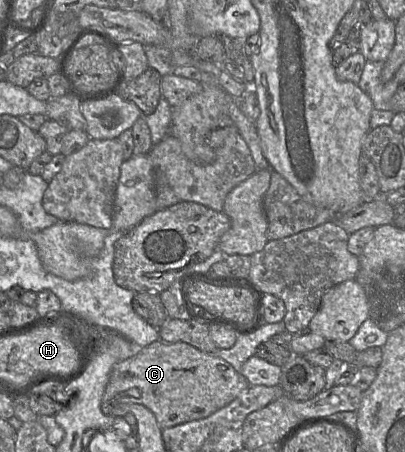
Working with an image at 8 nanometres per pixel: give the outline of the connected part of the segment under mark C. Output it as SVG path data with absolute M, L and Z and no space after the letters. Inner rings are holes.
M160 339L156 342L151 343L143 348L137 348L137 353L132 357L120 361L114 365L108 383L105 387L105 391L101 401L101 411L103 414L109 416L114 415L114 410L125 404L141 404L149 409L155 416L158 425L161 429L170 428L179 424L187 423L194 420L199 420L210 416L221 408L227 406L234 399L236 399L244 390L246 390L250 384L247 379L238 371L236 371L228 362L225 360L211 354L207 354L187 343L177 342L177 343L166 343Z

